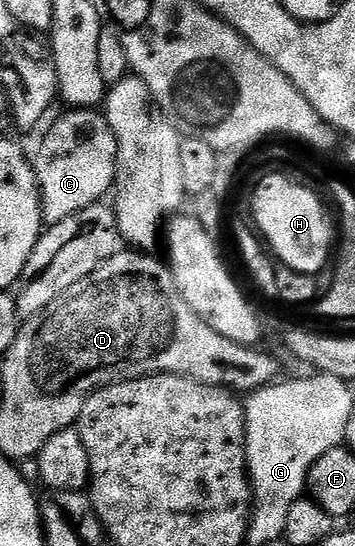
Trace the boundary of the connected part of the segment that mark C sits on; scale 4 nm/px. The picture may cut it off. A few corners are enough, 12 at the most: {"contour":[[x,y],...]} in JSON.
{"contour":[[70,108],[37,149],[49,225],[117,180],[104,112]]}

